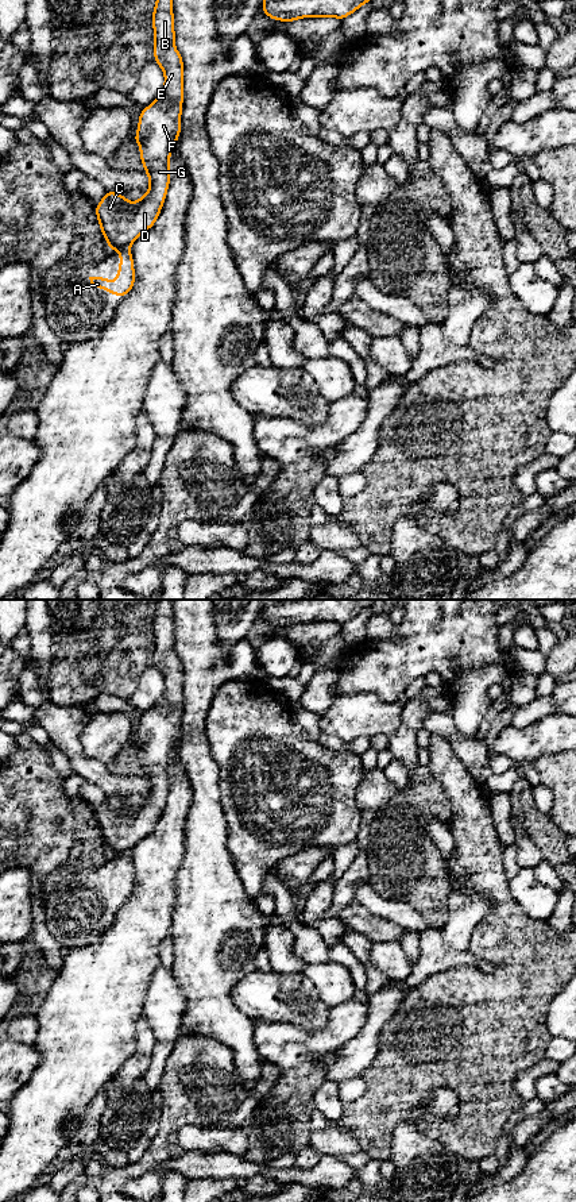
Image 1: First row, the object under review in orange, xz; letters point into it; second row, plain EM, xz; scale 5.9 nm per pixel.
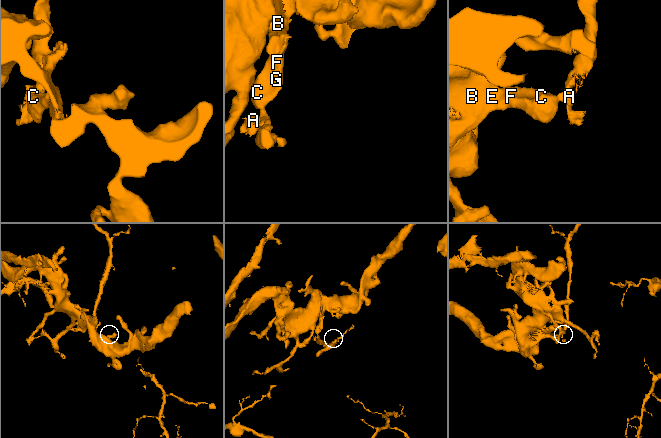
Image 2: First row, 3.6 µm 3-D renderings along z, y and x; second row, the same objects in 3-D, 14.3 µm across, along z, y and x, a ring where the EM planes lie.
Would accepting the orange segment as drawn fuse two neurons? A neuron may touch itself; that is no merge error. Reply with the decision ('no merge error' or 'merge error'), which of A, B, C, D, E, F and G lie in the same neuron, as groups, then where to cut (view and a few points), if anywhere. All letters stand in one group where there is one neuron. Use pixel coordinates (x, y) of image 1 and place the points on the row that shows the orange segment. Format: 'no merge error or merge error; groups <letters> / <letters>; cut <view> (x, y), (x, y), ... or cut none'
merge error; groups A / B C D E F G; cut xz (127, 247), (119, 250)

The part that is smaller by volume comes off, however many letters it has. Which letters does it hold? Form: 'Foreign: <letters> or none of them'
Foreign: A

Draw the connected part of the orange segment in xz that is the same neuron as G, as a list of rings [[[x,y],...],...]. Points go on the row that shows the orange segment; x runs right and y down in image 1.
[[[156,0],[152,14],[154,55],[155,62],[163,69],[165,86],[156,100],[142,109],[138,134],[132,138],[140,146],[140,162],[150,177],[150,186],[144,197],[138,200],[124,199],[120,193],[107,190],[104,199],[96,205],[96,216],[101,232],[111,250],[128,249],[143,232],[154,226],[163,207],[170,184],[169,161],[171,150],[181,132],[181,112],[183,100],[183,61],[175,49],[173,0]]]

